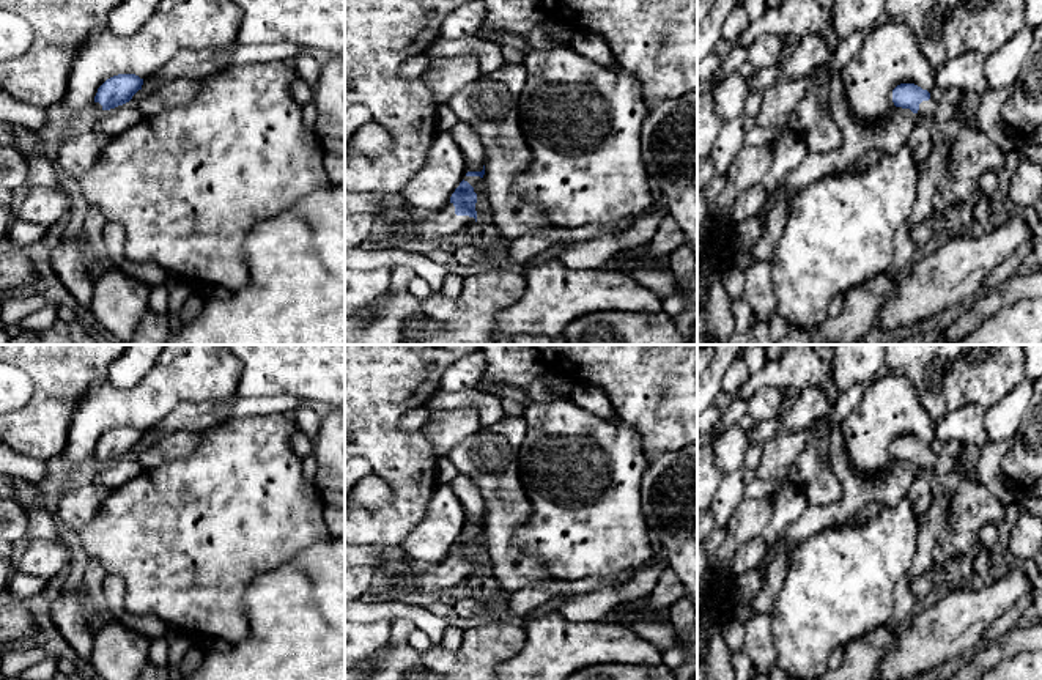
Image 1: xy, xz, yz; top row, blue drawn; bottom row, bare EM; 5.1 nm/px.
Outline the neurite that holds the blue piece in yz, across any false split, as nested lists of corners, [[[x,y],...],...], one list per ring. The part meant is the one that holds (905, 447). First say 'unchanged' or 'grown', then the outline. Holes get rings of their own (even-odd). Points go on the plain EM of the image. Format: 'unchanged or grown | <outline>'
grown | [[[900,436],[892,442],[892,455],[896,460],[910,461],[921,474],[930,475],[938,463],[938,455],[927,442],[915,436]]]

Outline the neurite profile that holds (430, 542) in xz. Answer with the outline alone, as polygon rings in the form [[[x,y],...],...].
[[[438,483],[427,516],[400,545],[416,564],[436,565],[449,557],[467,526],[461,501],[450,485]]]

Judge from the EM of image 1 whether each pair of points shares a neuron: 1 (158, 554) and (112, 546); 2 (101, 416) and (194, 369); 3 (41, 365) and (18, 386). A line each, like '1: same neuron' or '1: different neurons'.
1: same neuron
2: same neuron
3: different neurons

